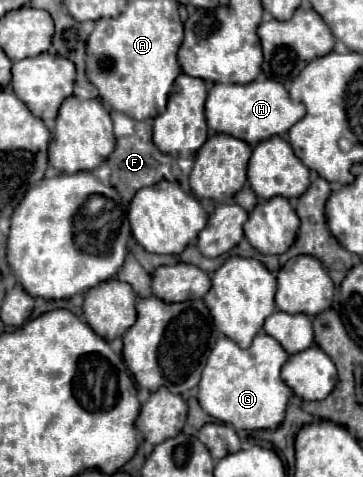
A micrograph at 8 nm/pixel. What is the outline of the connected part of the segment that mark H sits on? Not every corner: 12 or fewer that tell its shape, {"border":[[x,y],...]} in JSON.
{"border":[[280,82],[214,84],[208,128],[254,146],[306,114]]}

